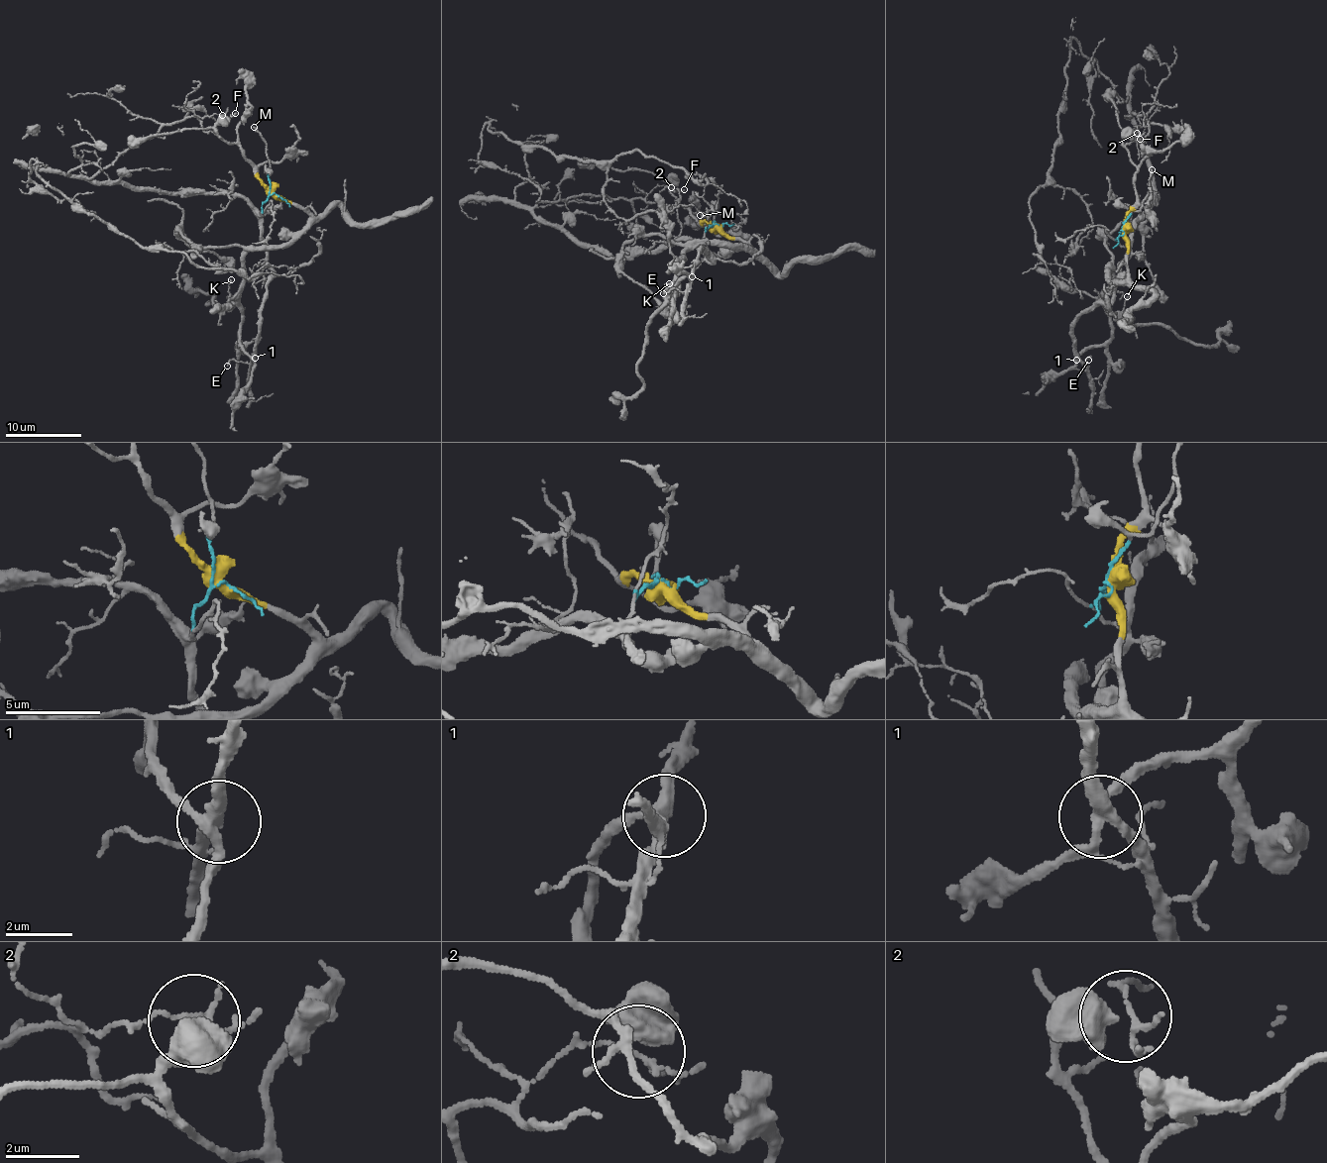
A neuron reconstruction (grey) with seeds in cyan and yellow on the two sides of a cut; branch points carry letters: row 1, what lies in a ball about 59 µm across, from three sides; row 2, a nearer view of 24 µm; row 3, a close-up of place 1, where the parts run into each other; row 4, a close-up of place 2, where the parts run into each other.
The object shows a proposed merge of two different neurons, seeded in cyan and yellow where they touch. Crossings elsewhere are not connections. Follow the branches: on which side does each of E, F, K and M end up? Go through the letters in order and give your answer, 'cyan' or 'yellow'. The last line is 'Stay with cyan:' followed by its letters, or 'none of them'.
E: cyan
F: cyan
K: yellow
M: cyan
Stay with cyan: E, F, M

